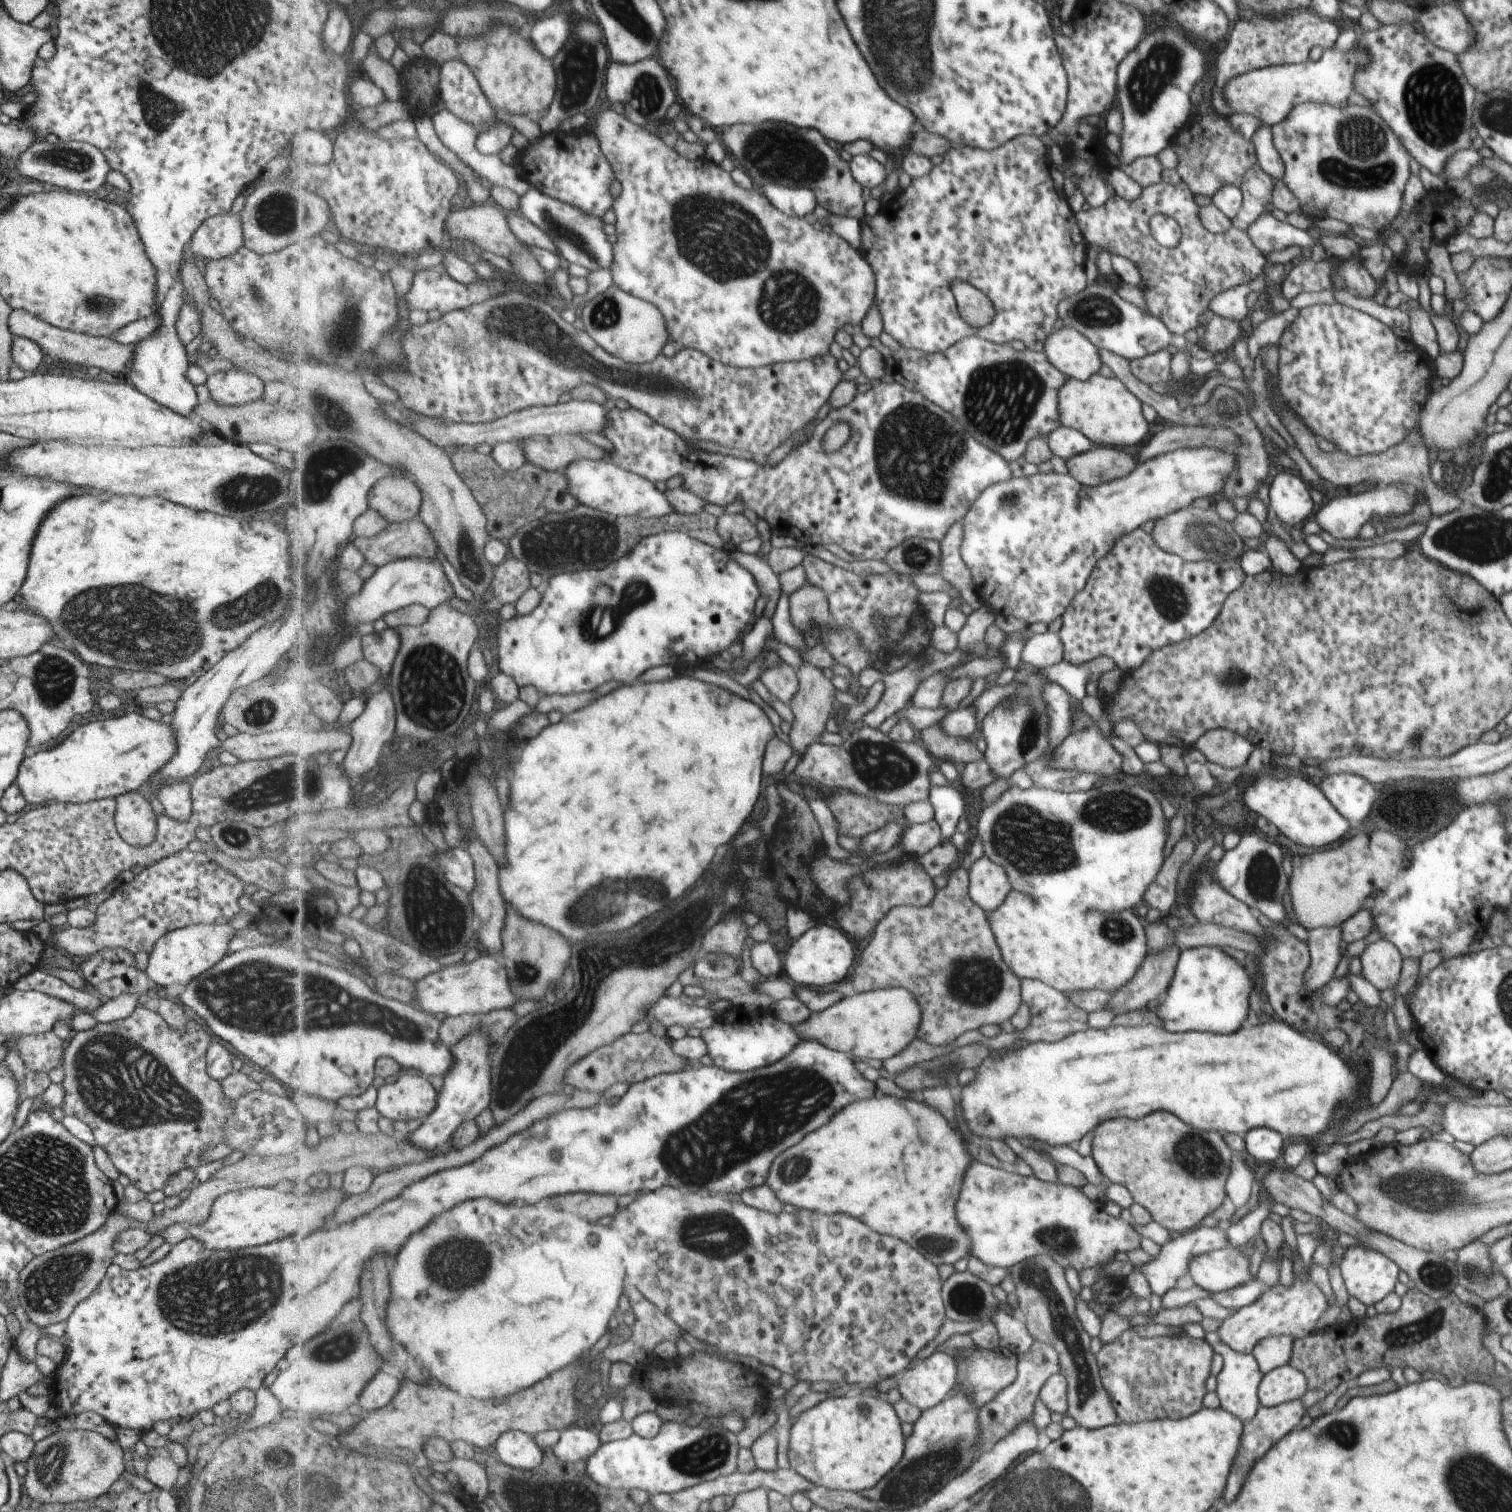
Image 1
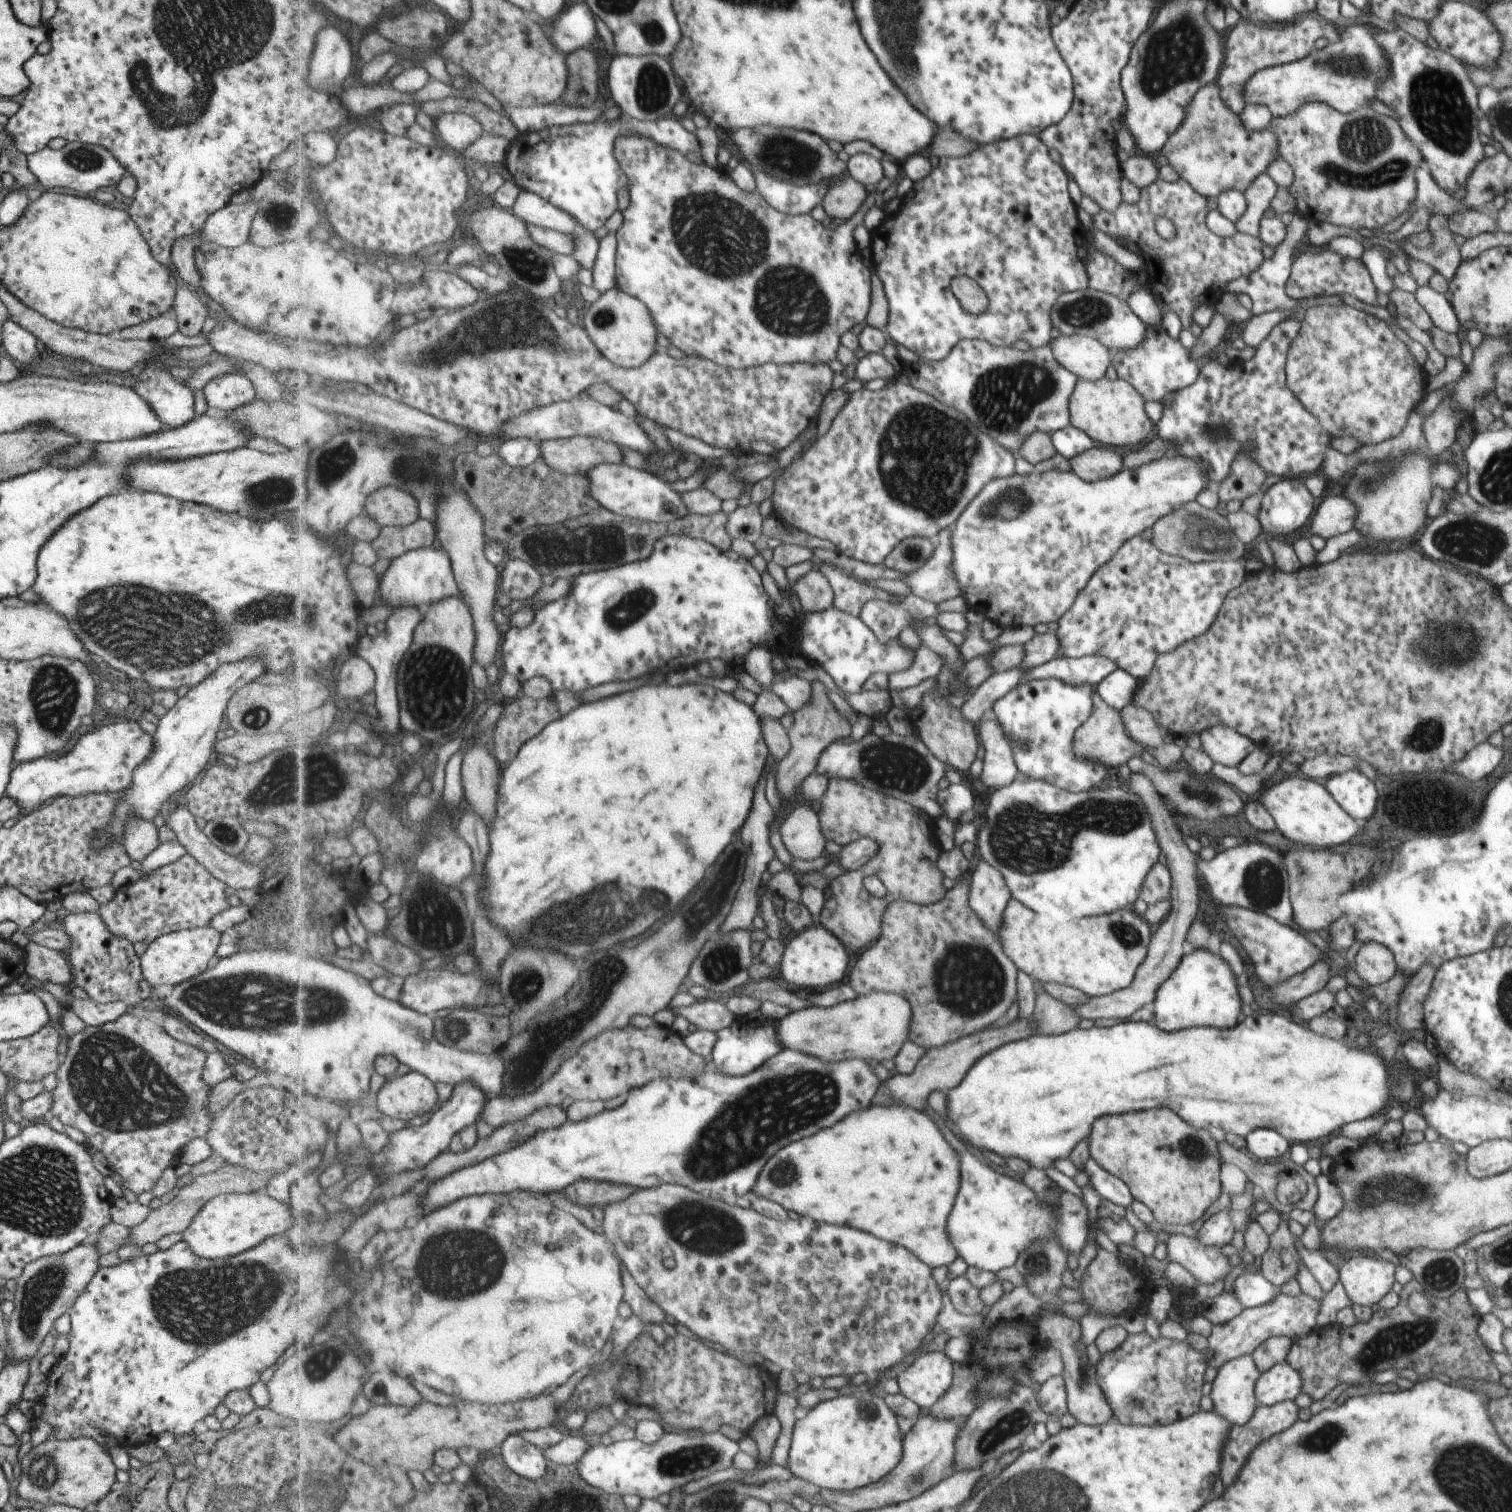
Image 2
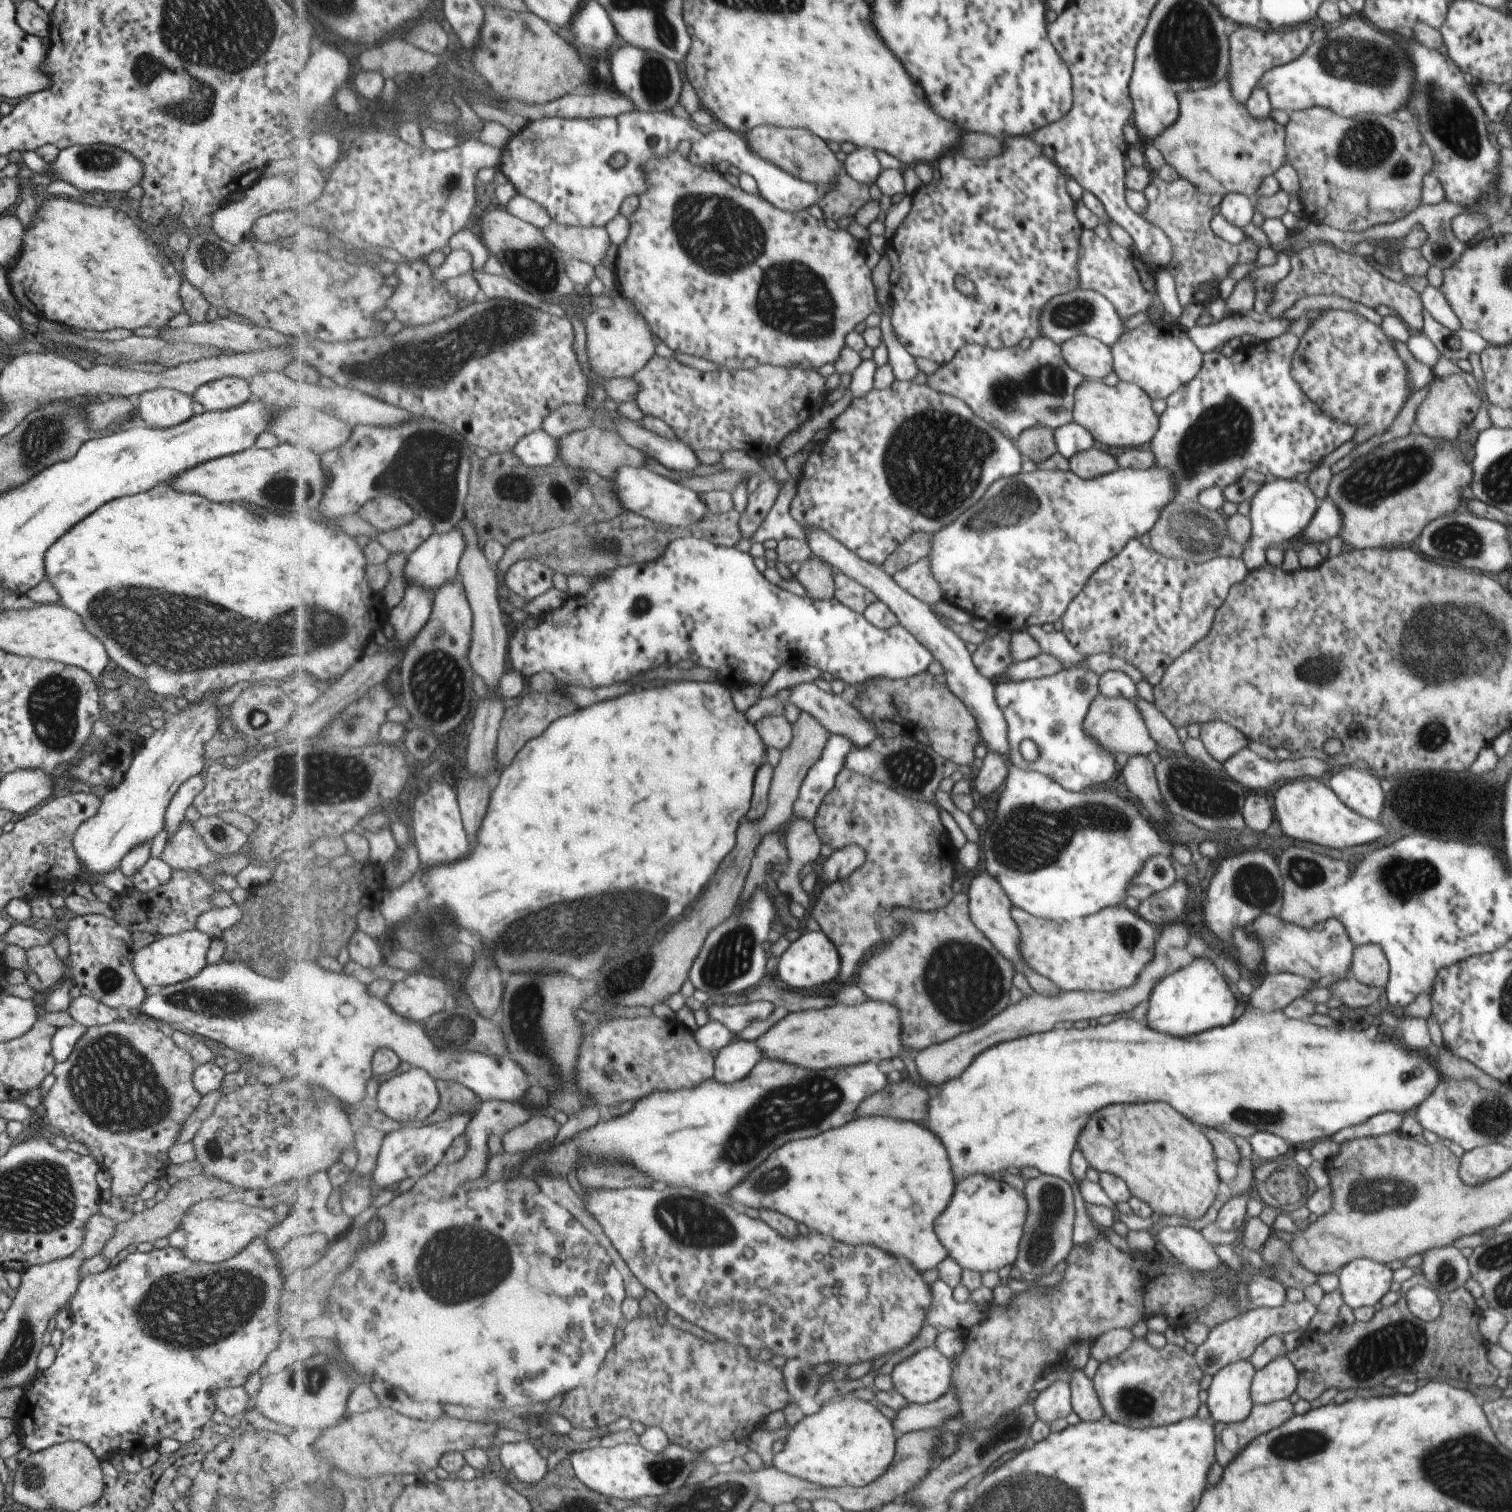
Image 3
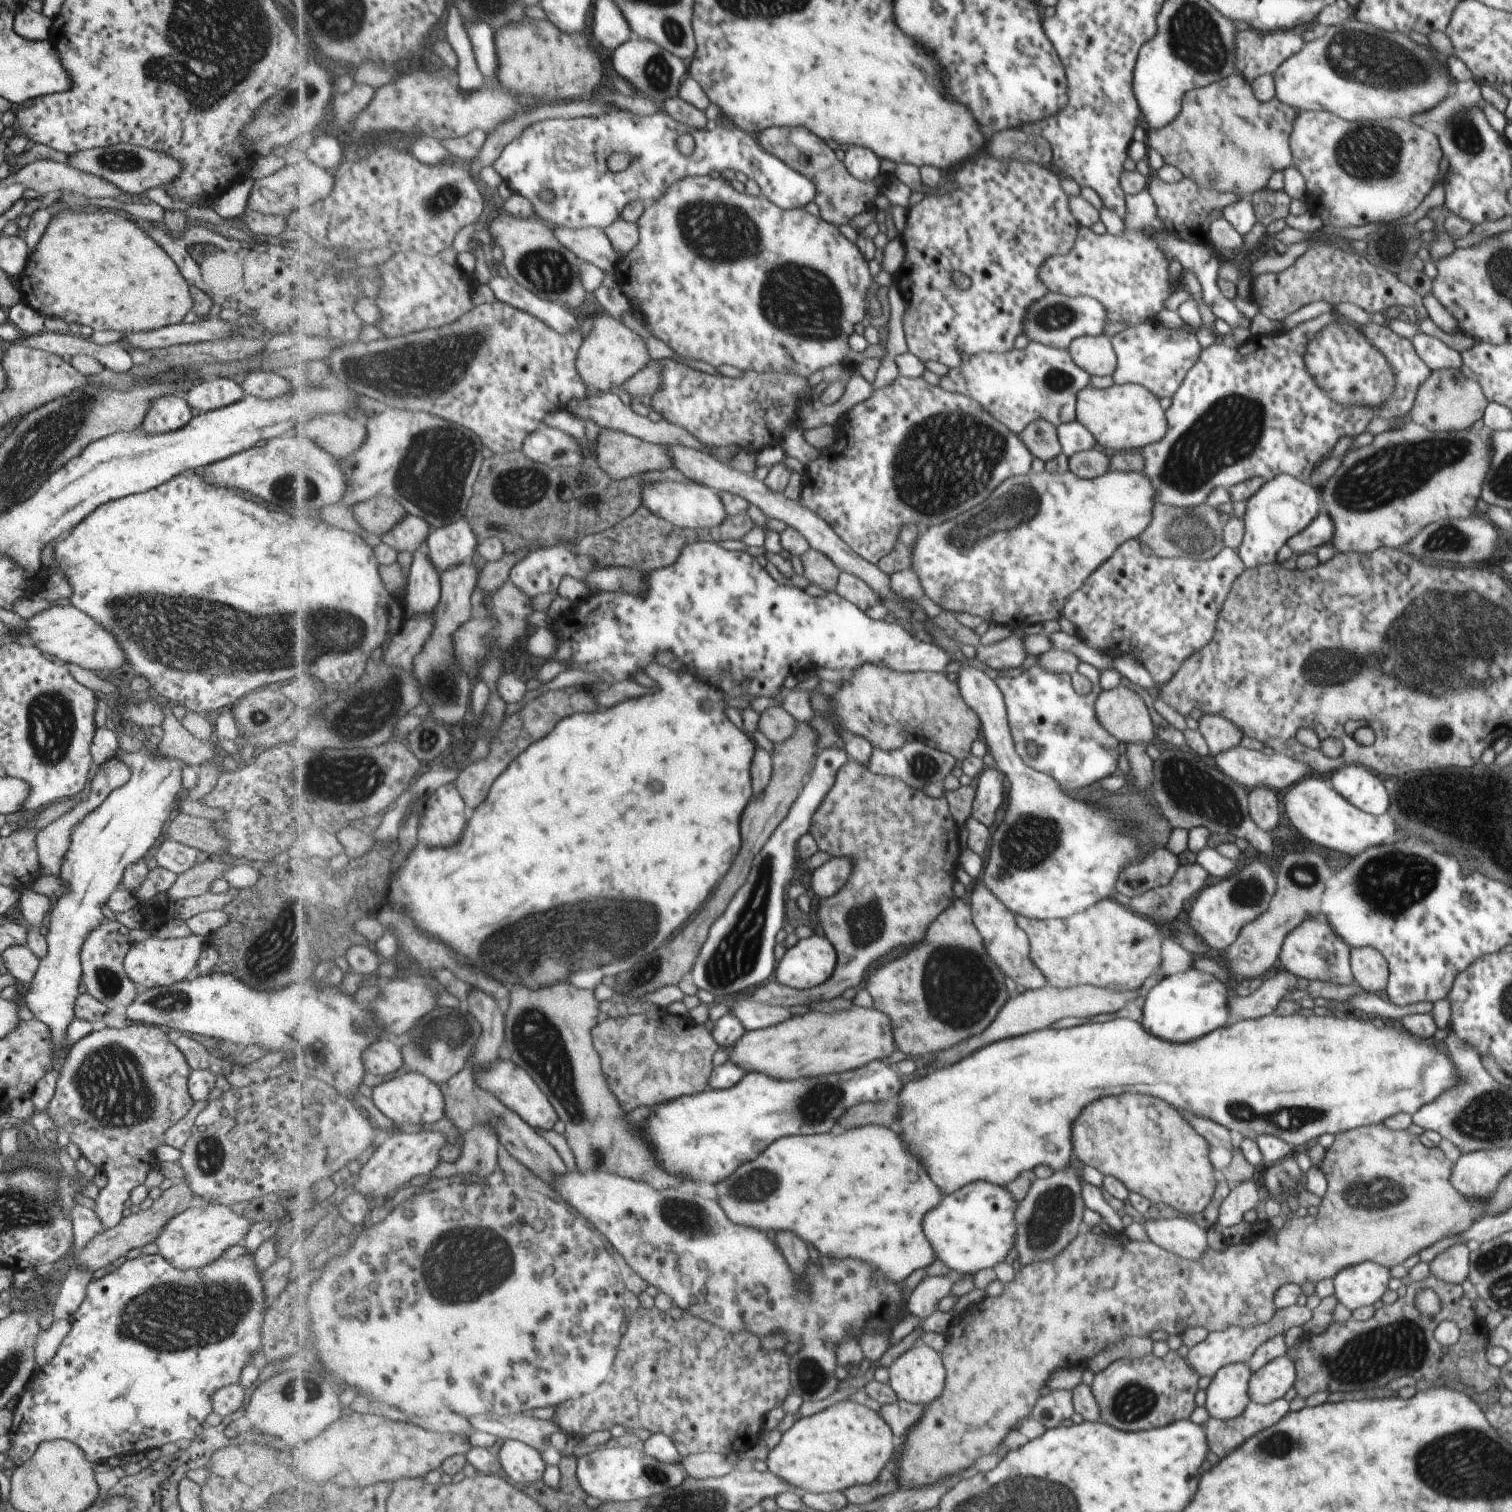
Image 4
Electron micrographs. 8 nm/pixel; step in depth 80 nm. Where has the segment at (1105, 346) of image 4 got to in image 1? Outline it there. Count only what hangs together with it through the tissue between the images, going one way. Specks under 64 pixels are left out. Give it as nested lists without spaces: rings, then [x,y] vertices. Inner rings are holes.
[[[1061,325],[1049,334],[1042,346],[1042,351],[1053,366],[1057,367],[1067,378],[1078,381],[1097,373],[1099,357],[1097,348],[1085,335],[1070,326]]]

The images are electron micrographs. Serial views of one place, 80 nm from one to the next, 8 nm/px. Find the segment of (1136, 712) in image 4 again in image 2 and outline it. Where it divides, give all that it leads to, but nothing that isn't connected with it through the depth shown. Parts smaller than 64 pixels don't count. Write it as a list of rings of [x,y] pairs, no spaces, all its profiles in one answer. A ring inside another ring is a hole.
[[[1093,692],[1091,697],[1093,708],[1090,710],[1090,716],[1078,726],[1073,736],[1074,756],[1082,761],[1098,763],[1105,769],[1113,770],[1117,770],[1118,766],[1125,764],[1130,758],[1140,758],[1141,745],[1133,741],[1124,731],[1123,710],[1116,711],[1107,706],[1096,692]]]

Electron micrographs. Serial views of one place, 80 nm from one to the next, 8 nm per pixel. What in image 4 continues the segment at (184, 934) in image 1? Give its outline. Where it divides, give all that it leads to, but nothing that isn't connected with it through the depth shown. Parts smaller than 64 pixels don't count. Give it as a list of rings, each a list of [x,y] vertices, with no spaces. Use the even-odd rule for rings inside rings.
[[[193,933],[174,939],[158,939],[150,936],[136,943],[131,942],[130,947],[126,950],[122,965],[128,979],[143,988],[171,986],[173,983],[185,979],[185,976],[197,966],[199,954],[206,947],[206,937]]]

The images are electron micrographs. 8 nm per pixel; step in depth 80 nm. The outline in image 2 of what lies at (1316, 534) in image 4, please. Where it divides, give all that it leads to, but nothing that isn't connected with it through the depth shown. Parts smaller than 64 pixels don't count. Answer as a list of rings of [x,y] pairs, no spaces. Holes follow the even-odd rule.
[[[1343,495],[1327,496],[1311,518],[1309,534],[1317,534],[1326,541],[1331,536],[1345,534],[1354,526],[1357,507]]]

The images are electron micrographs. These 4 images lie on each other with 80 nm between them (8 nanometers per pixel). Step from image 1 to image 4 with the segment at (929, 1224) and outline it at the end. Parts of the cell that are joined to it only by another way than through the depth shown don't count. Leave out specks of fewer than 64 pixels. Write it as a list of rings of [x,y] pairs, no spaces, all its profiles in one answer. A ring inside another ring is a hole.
[[[879,1124],[845,1130],[835,1128],[817,1136],[781,1138],[763,1158],[741,1166],[731,1182],[723,1182],[723,1186],[715,1188],[717,1200],[736,1223],[773,1234],[793,1230],[803,1240],[811,1242],[821,1255],[869,1261],[876,1279],[900,1281],[938,1259],[938,1252],[926,1235],[924,1219],[943,1202],[943,1192],[917,1156],[909,1152],[905,1137]]]

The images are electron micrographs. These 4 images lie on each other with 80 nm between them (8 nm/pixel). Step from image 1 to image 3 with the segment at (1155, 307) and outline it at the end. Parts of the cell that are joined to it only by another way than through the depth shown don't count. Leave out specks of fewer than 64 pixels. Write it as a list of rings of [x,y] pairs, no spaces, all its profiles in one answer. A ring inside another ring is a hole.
[[[1155,174],[1142,193],[1147,198],[1147,210],[1138,215],[1147,225],[1161,229],[1177,246],[1178,258],[1175,262],[1171,262],[1169,268],[1175,273],[1177,300],[1181,307],[1201,302],[1204,295],[1201,292],[1203,286],[1211,286],[1211,282],[1217,282],[1216,289],[1219,290],[1223,282],[1229,279],[1227,274],[1231,274],[1235,266],[1243,266],[1247,262],[1259,262],[1261,247],[1255,239],[1245,237],[1239,244],[1232,245],[1211,230],[1211,218],[1215,216],[1215,210],[1212,208],[1218,205],[1222,197],[1217,193],[1208,195],[1198,191],[1183,178],[1165,182]]]

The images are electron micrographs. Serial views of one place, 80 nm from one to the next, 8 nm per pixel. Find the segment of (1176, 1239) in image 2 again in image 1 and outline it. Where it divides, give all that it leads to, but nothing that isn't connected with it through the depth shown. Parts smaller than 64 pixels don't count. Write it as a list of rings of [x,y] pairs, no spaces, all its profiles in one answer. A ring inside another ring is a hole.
[[[1227,1246],[1193,1257],[1187,1270],[1194,1284],[1203,1290],[1218,1293],[1229,1289],[1238,1289],[1238,1286],[1253,1278],[1249,1274],[1249,1259],[1243,1256],[1240,1249],[1239,1246]]]

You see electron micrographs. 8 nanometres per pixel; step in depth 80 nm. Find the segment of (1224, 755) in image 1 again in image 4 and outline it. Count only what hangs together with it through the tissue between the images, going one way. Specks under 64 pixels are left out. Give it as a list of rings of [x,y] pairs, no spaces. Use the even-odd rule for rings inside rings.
[[[1203,715],[1197,721],[1198,731],[1208,748],[1210,761],[1218,754],[1239,745],[1242,732],[1224,717]]]

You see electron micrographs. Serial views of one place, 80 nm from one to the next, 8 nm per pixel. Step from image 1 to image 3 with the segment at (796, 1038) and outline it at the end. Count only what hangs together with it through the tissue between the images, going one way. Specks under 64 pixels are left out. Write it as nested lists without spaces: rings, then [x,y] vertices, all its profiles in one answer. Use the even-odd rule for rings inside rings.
[[[736,1034],[734,1037],[731,1037],[730,1043],[716,1054],[714,1078],[722,1083],[732,1084],[732,1082],[745,1078],[759,1064],[759,1061],[764,1058],[755,1041],[744,1040]]]

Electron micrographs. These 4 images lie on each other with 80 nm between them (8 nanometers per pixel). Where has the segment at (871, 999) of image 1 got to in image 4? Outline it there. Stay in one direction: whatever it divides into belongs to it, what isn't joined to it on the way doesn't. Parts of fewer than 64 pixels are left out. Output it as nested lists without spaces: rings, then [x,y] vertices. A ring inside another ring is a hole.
[[[855,1004],[850,1009],[834,1013],[811,1010],[802,1015],[795,1015],[776,1025],[749,1031],[735,1043],[727,1057],[729,1061],[743,1067],[747,1073],[763,1071],[781,1080],[839,1074],[865,1066],[873,1061],[888,1062],[896,1057],[896,1050],[897,1044],[893,1034],[892,1018],[877,1007],[867,1008]]]

